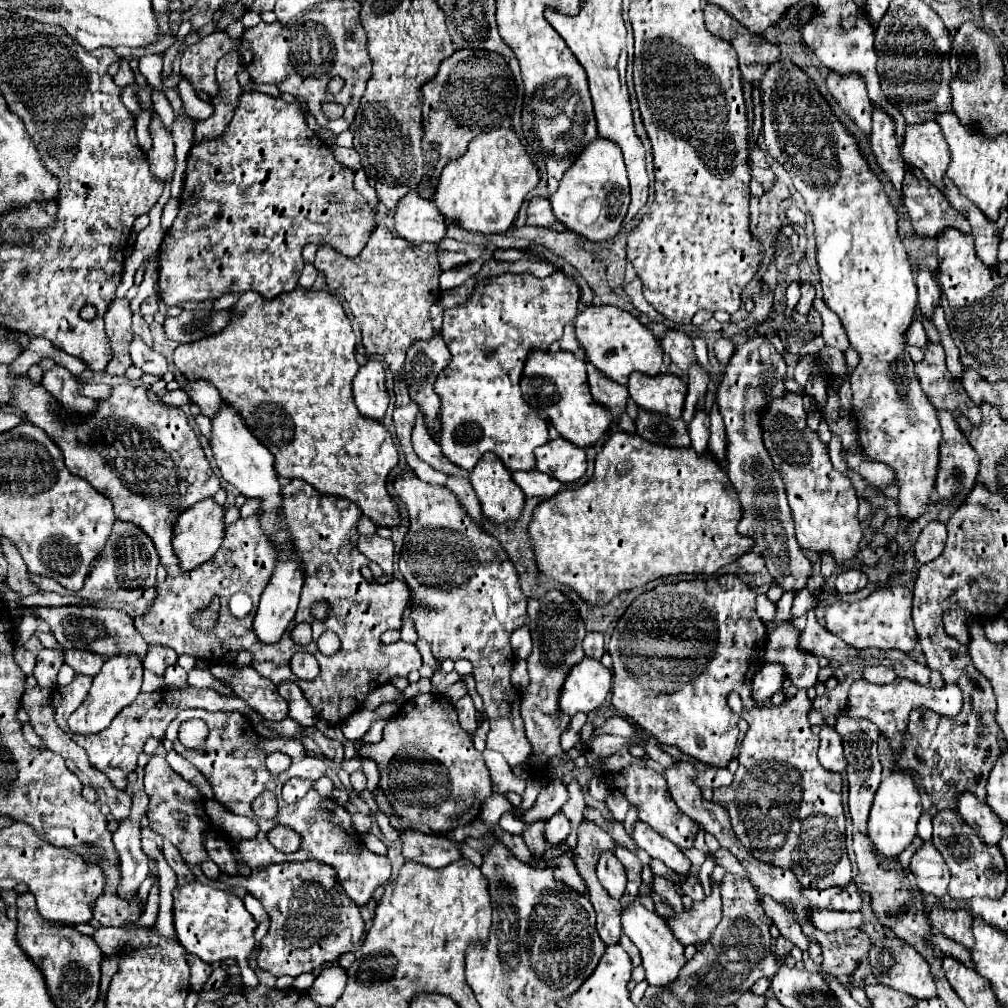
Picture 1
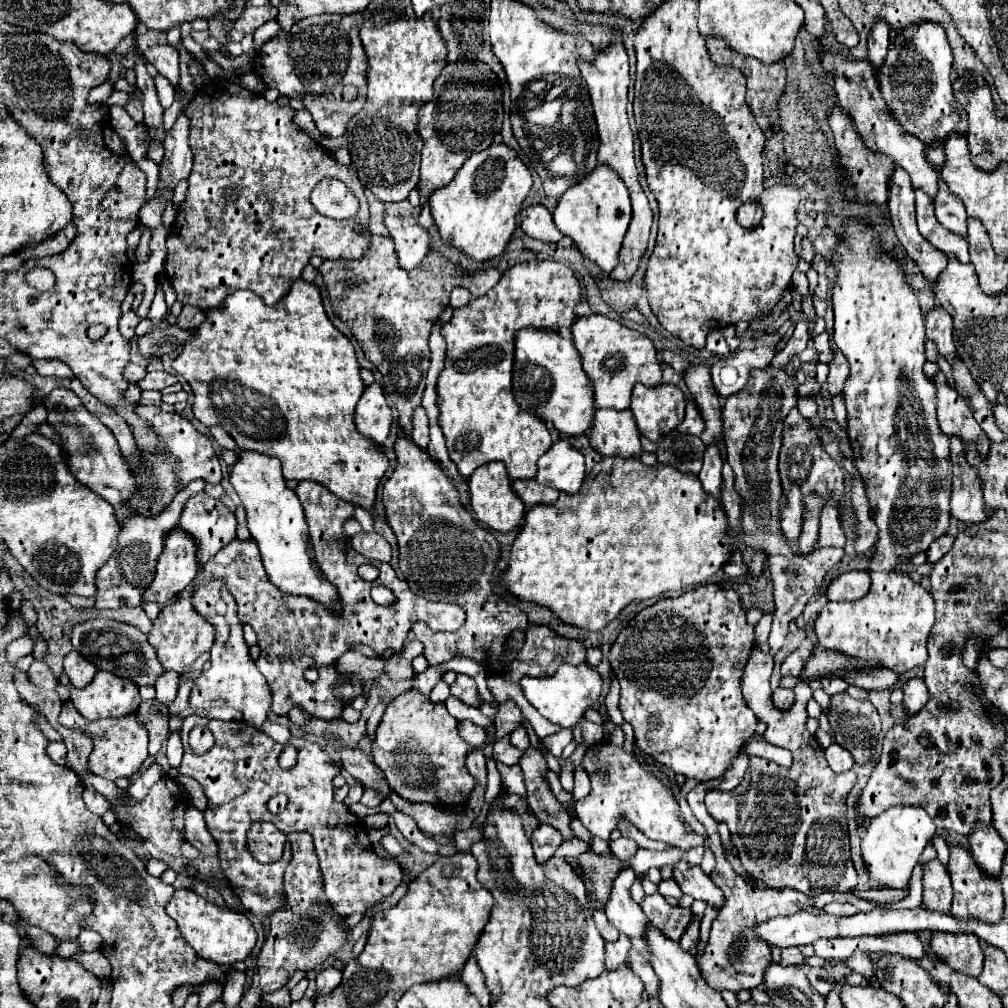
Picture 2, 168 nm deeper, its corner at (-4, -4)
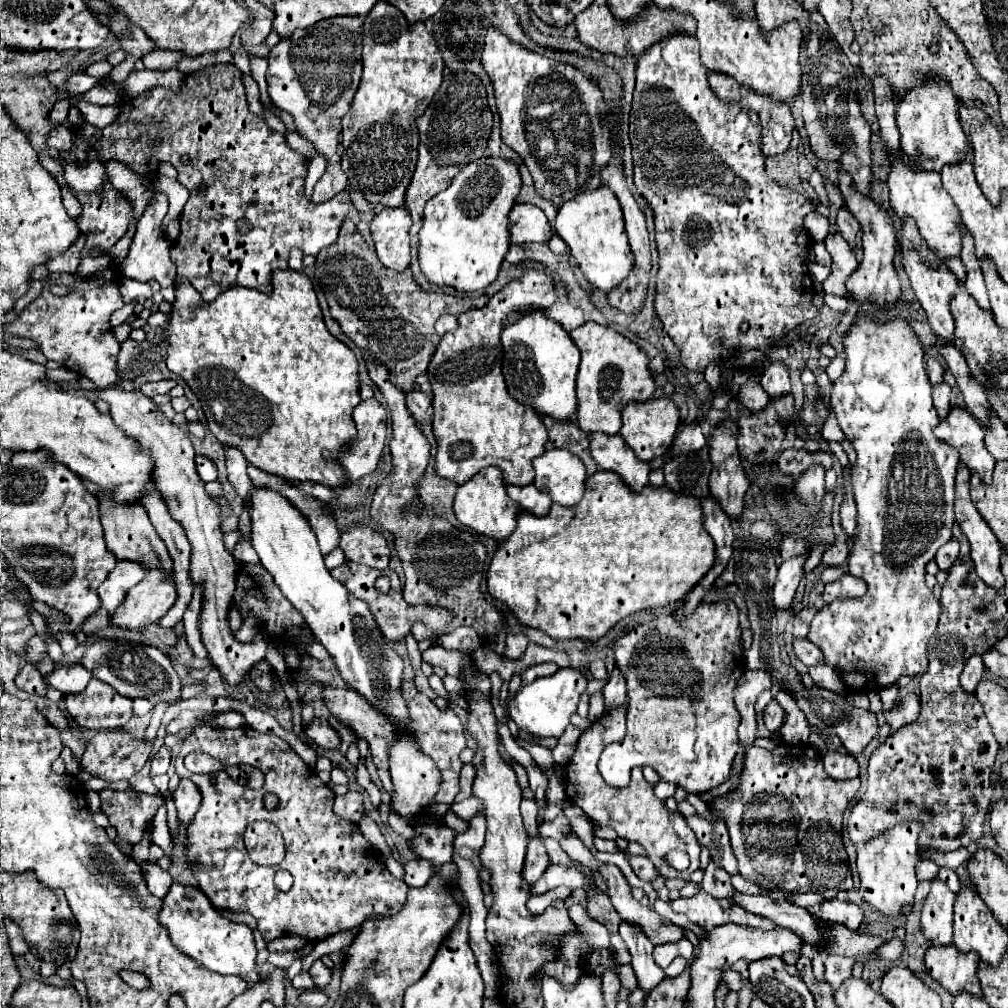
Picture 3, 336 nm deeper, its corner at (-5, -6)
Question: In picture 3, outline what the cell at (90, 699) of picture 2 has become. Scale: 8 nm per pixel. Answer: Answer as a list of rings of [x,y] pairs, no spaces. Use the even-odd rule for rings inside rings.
[[[92,678],[86,690],[66,696],[66,712],[78,728],[114,730],[126,724],[132,712],[132,700],[120,696],[108,684]]]

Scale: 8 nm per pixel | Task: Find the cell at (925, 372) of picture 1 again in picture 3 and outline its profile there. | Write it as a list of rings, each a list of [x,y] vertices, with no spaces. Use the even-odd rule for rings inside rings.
[[[954,408],[948,418],[936,426],[934,436],[956,448],[960,452],[960,462],[966,464],[970,472],[976,472],[984,484],[990,484],[996,460],[984,448],[984,432],[974,416]]]

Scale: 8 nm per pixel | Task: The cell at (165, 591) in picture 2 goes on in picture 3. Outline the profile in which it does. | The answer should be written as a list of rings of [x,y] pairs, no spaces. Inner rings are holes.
[[[158,568],[150,570],[142,582],[138,582],[130,592],[126,594],[126,600],[112,612],[110,626],[122,628],[122,630],[140,630],[150,624],[158,624],[158,620],[172,608],[176,600],[176,586],[172,580],[172,574],[164,576]]]

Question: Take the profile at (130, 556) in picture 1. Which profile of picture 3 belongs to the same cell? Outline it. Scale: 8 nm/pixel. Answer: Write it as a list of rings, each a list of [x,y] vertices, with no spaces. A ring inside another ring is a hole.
[[[120,560],[116,568],[110,572],[110,576],[98,586],[102,608],[106,608],[108,612],[114,612],[122,604],[126,592],[132,586],[136,586],[144,576],[146,576],[146,570],[140,564]]]

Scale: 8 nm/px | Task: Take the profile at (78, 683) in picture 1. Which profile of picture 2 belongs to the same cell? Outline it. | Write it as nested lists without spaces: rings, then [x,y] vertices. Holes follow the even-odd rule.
[[[65,702],[63,710],[59,714],[59,724],[71,730],[81,730],[91,736],[93,740],[93,752],[89,756],[89,768],[93,774],[107,778],[107,780],[117,780],[123,776],[133,776],[139,772],[141,764],[145,762],[147,754],[147,728],[137,720],[135,714],[129,714],[129,718],[109,718],[101,722],[87,722],[81,718],[81,714],[75,710],[73,702]]]

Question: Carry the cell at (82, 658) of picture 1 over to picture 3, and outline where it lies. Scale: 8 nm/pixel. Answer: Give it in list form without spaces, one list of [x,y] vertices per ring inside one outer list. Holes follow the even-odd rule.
[[[66,664],[44,676],[44,684],[62,694],[76,694],[86,688],[92,674],[82,664]]]

